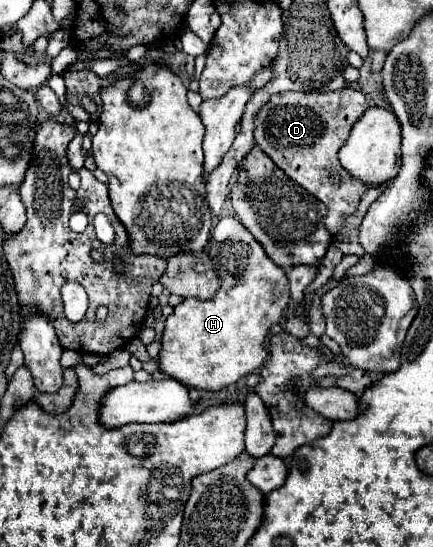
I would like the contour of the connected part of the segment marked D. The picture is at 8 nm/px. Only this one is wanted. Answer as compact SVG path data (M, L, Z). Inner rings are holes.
M348 86L334 92L282 92L270 98L254 122L256 144L294 182L328 206L326 228L332 234L344 226L346 216L358 208L360 196L368 190L368 186L352 178L336 158L340 146L348 140L354 122L362 118L368 106L368 98L360 90ZM334 174L340 176L340 182L332 182Z

